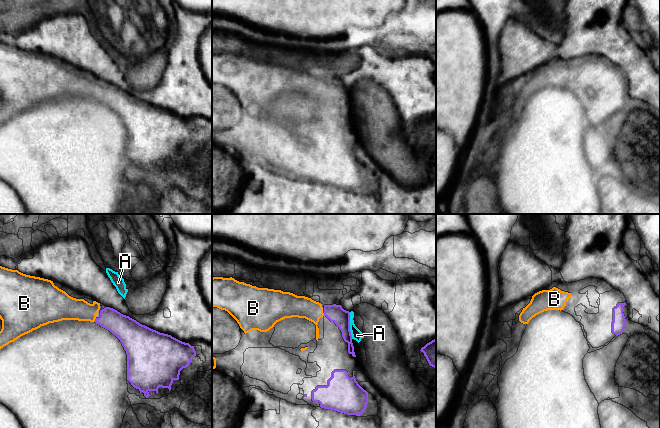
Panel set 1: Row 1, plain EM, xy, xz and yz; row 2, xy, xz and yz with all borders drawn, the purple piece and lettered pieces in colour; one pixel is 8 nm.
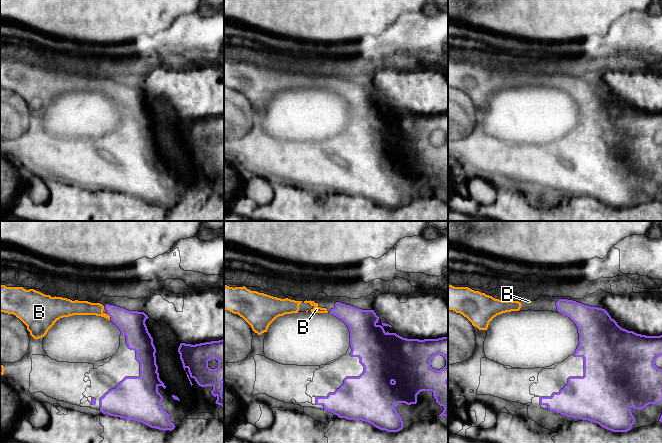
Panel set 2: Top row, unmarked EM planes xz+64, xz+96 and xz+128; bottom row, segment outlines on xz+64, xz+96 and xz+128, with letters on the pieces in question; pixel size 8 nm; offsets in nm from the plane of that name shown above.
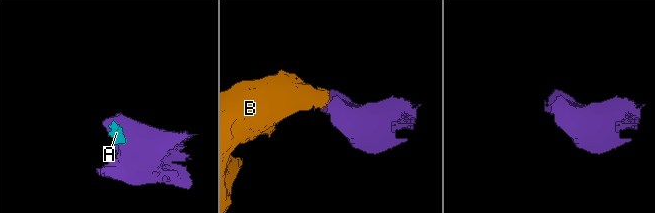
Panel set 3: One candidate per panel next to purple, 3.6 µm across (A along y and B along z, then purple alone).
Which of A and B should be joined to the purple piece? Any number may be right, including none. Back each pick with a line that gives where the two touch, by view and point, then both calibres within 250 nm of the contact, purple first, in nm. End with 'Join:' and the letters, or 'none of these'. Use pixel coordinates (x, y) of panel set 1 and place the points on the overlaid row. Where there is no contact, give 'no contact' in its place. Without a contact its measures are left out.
B: contact xy (95, 320); calibres 190 and 190 nm
Join: B

